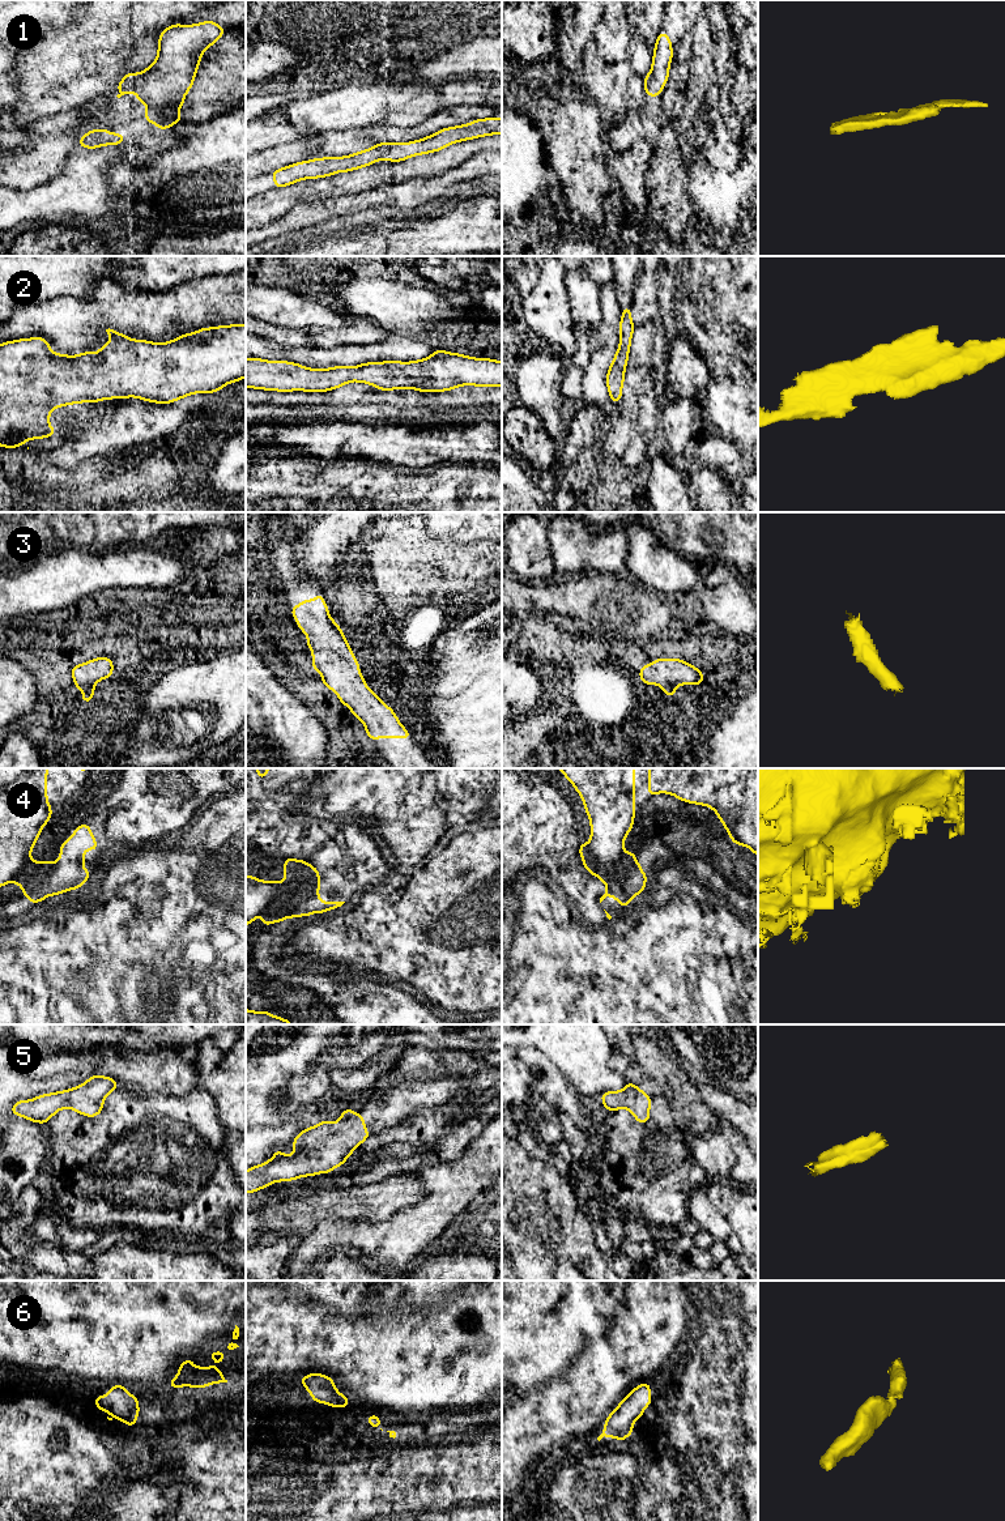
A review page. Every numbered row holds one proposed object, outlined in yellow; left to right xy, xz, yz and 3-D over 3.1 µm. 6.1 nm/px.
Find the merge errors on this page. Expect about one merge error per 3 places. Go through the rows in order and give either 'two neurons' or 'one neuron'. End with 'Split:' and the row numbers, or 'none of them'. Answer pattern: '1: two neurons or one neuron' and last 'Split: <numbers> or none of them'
1: one neuron
2: one neuron
3: one neuron
4: one neuron
5: one neuron
6: one neuron
Split: none of them

